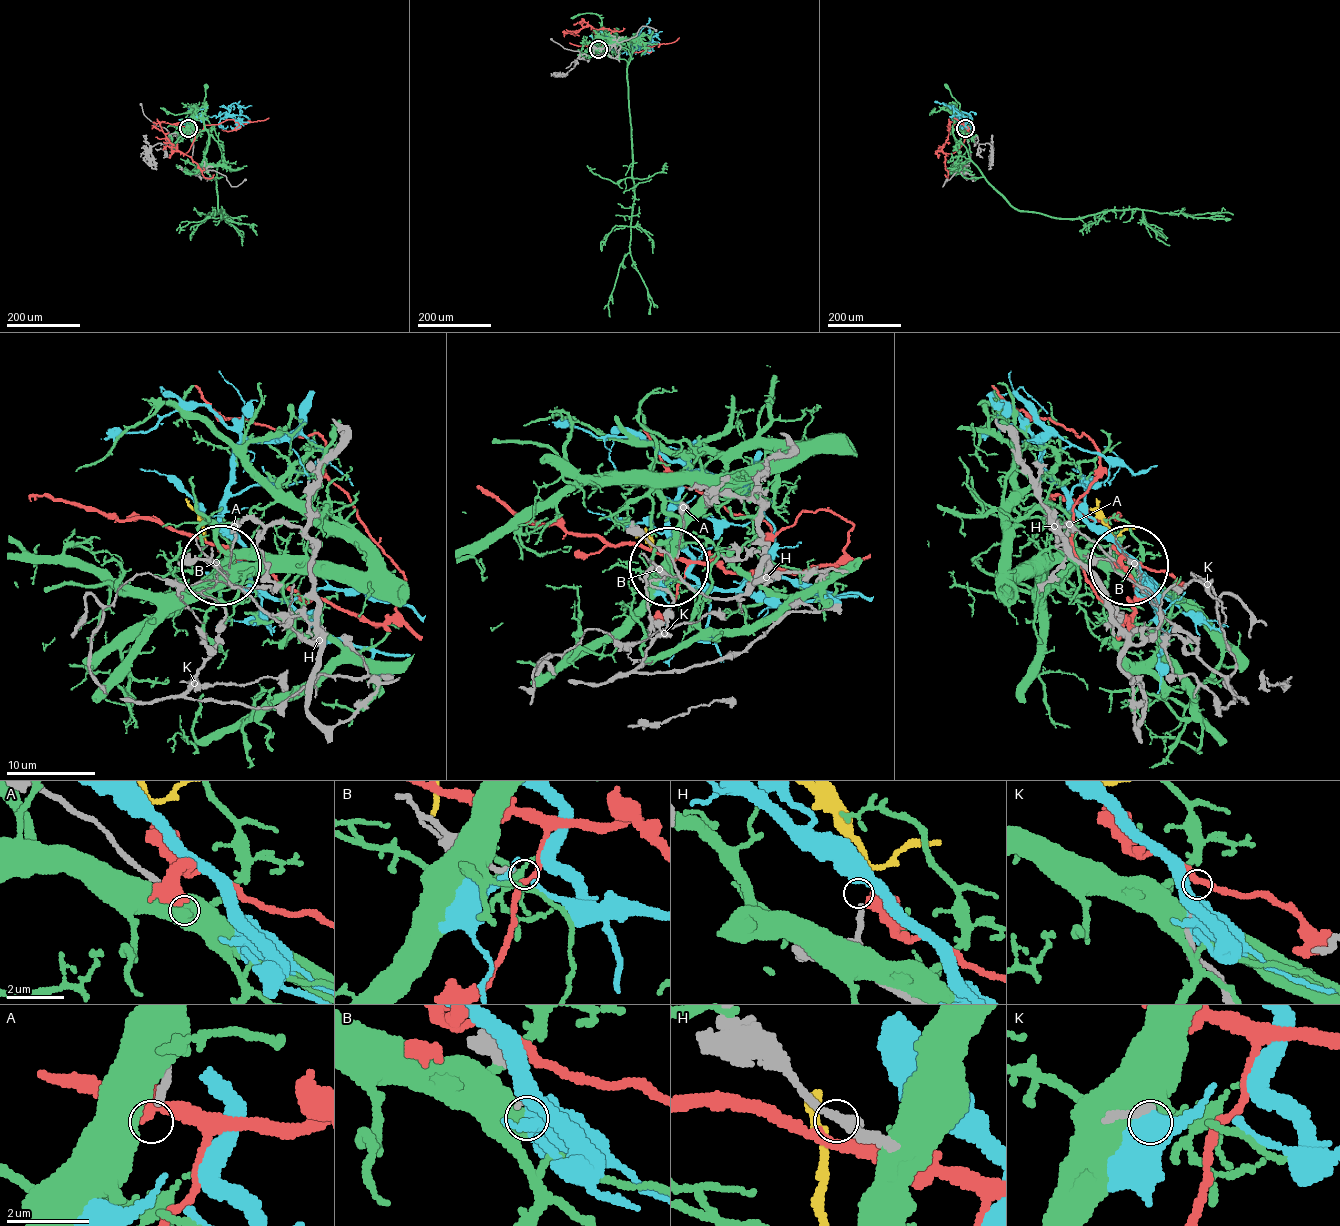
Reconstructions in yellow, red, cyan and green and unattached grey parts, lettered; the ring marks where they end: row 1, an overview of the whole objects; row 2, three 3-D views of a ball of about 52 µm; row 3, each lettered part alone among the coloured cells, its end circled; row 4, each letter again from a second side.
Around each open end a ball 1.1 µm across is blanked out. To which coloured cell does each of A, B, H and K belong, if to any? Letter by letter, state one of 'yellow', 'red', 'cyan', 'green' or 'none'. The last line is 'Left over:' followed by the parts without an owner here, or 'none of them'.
A: none
B: none
H: yellow
K: none
Left over: A, B, K

